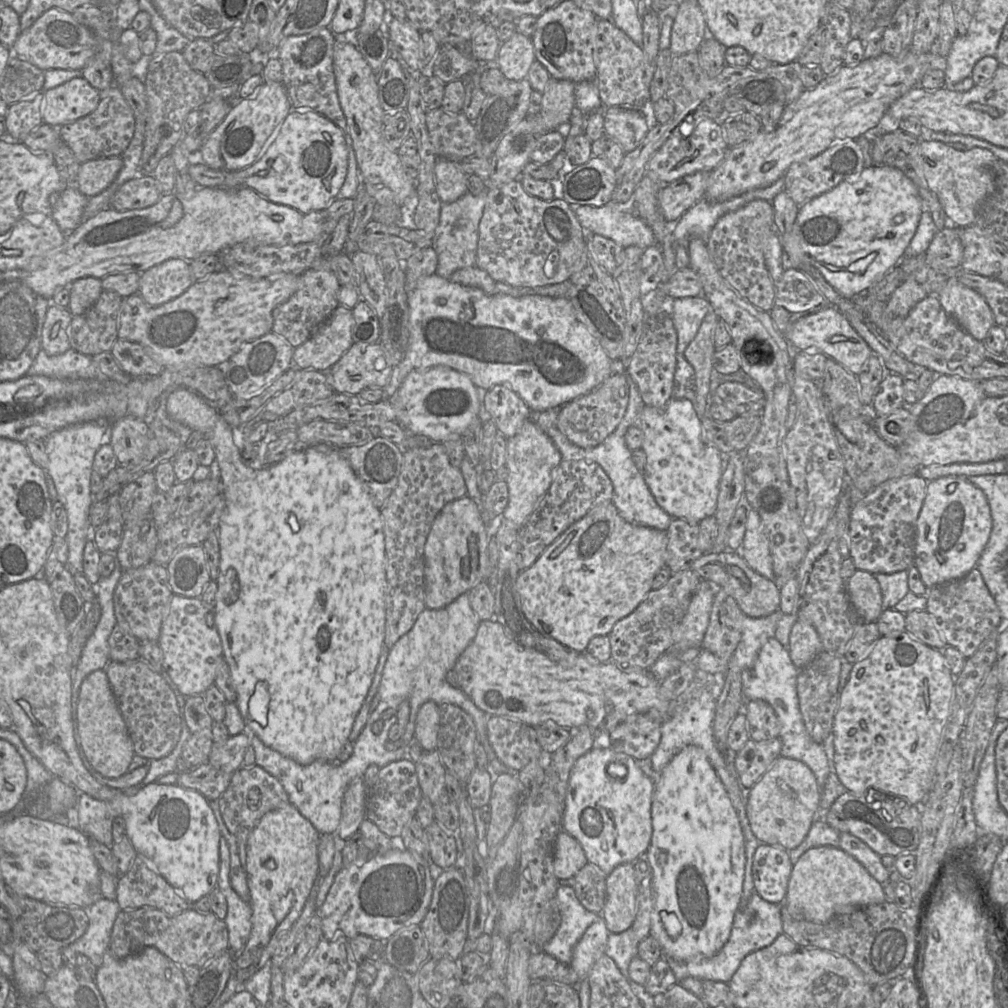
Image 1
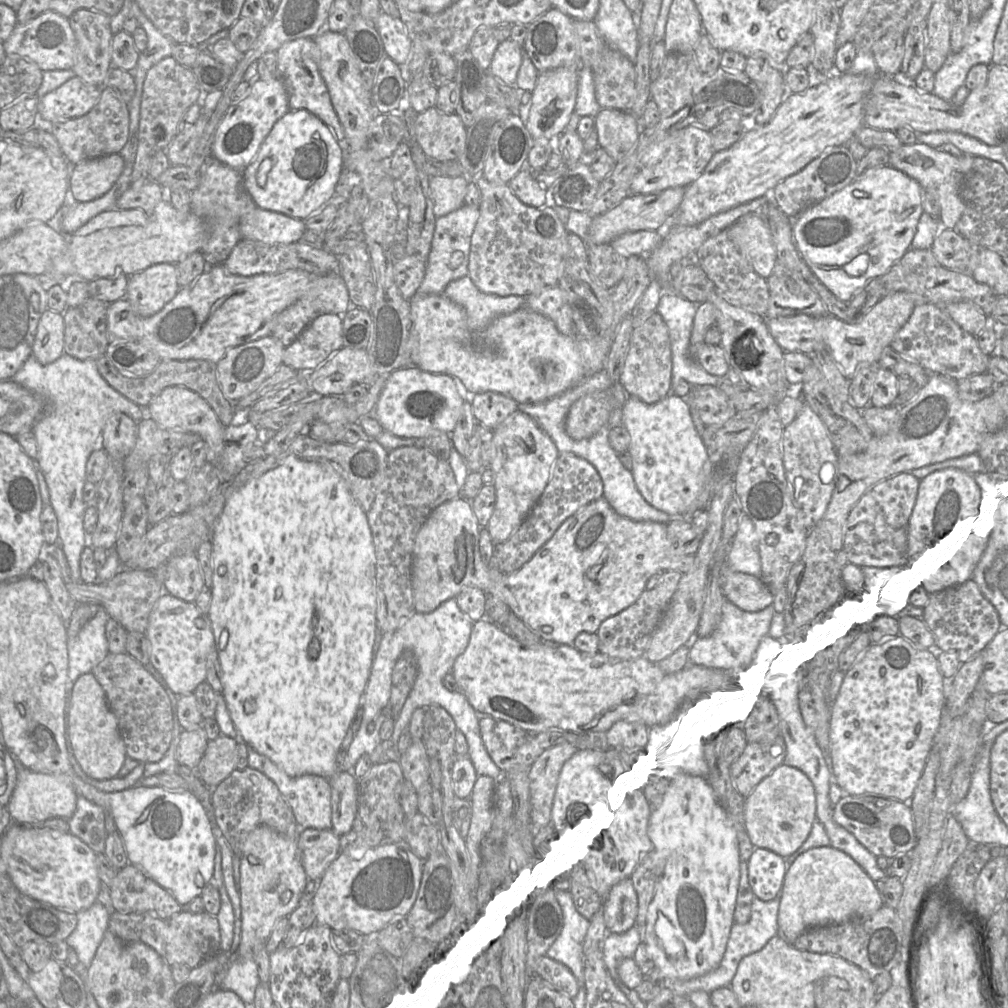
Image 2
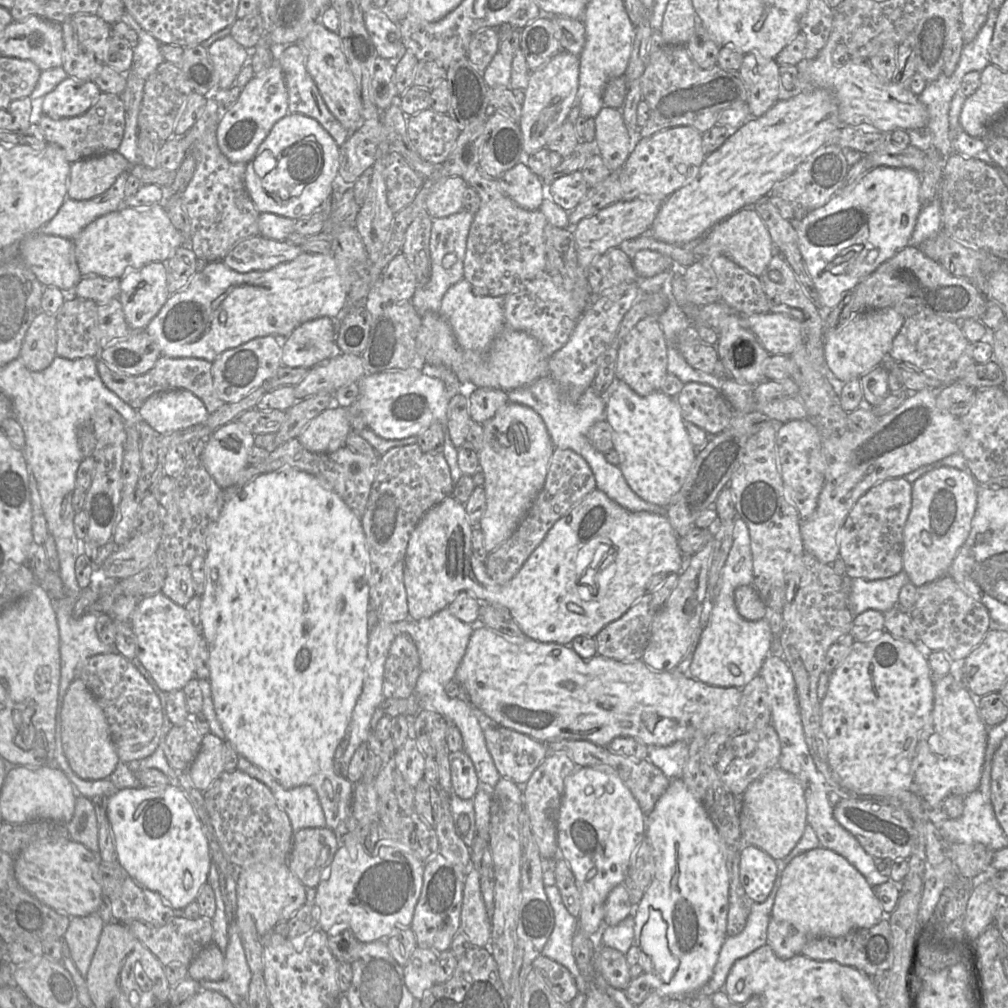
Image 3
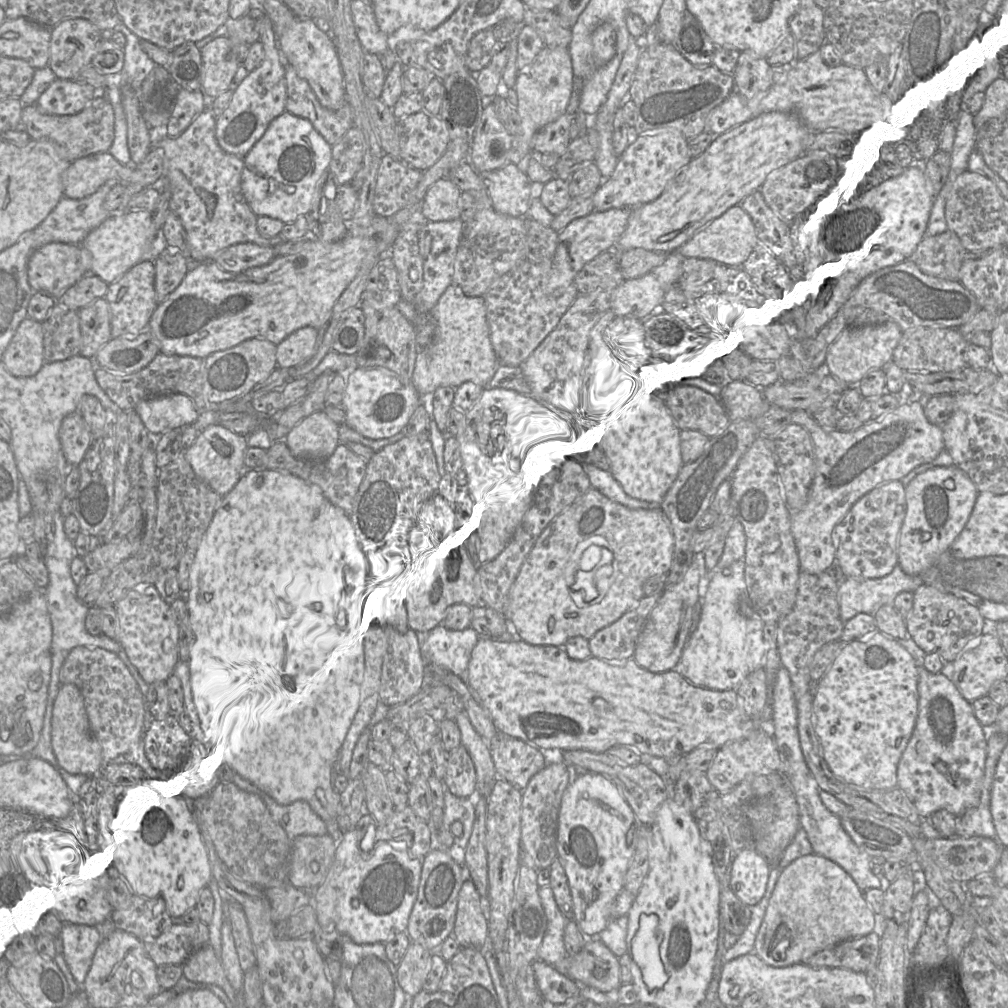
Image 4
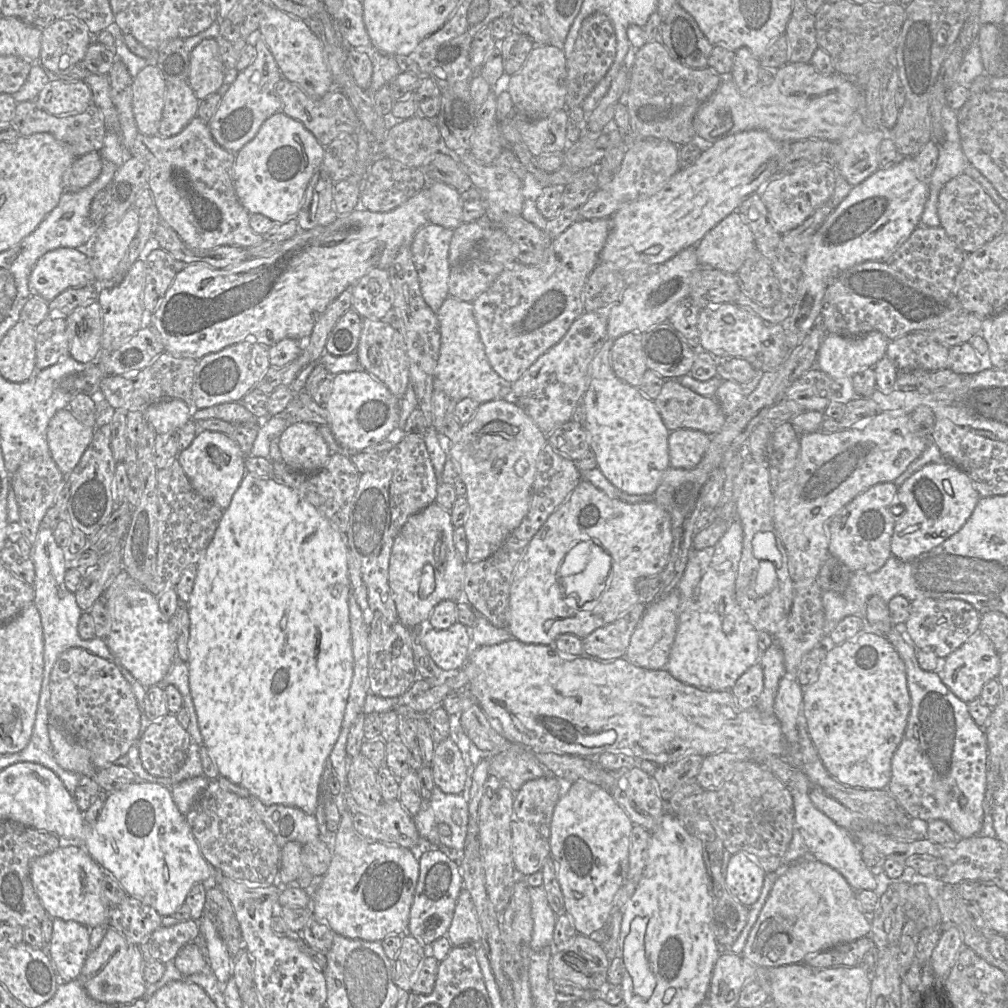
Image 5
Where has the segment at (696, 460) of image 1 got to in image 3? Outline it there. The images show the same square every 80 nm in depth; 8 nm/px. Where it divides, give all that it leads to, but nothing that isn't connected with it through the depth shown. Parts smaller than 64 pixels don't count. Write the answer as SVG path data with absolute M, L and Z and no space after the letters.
M614 379L608 387L606 400L606 421L612 428L613 449L619 455L619 468L629 487L644 501L666 507L682 487L688 472L697 456L690 442L686 423L674 397L655 391L641 396L625 382Z

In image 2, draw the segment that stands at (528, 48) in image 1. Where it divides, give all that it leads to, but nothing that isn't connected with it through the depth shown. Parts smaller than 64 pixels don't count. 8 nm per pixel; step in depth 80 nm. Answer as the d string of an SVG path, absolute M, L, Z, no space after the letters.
M507 39L497 47L488 72L508 86L515 86L525 52L523 45Z

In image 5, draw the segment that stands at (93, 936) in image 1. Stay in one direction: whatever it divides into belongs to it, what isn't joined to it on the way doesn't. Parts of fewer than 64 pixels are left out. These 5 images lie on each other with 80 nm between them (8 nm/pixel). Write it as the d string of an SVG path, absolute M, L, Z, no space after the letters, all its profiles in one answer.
M53 918L52 925L52 938L45 950L61 982L78 979L89 953L90 928L60 918Z

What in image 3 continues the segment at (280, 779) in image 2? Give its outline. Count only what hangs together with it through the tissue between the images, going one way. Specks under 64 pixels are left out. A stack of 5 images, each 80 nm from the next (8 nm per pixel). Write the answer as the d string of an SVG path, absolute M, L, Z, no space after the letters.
M240 756L240 770L265 784L272 792L277 805L288 816L295 832L304 828L326 828L326 820L315 789L309 785L284 788L267 771Z

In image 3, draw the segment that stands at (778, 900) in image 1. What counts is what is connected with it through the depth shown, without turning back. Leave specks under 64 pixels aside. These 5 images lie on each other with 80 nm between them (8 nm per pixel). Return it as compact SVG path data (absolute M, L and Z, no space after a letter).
M746 845L740 854L739 877L747 896L756 903L764 902L777 877L778 862L758 847Z

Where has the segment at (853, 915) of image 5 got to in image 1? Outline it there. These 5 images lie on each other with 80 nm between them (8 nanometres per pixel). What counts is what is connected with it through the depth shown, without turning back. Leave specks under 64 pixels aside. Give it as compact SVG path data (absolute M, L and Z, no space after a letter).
M819 846L807 850L793 865L781 905L794 917L826 923L836 916L885 900L882 885L855 858L839 847Z

